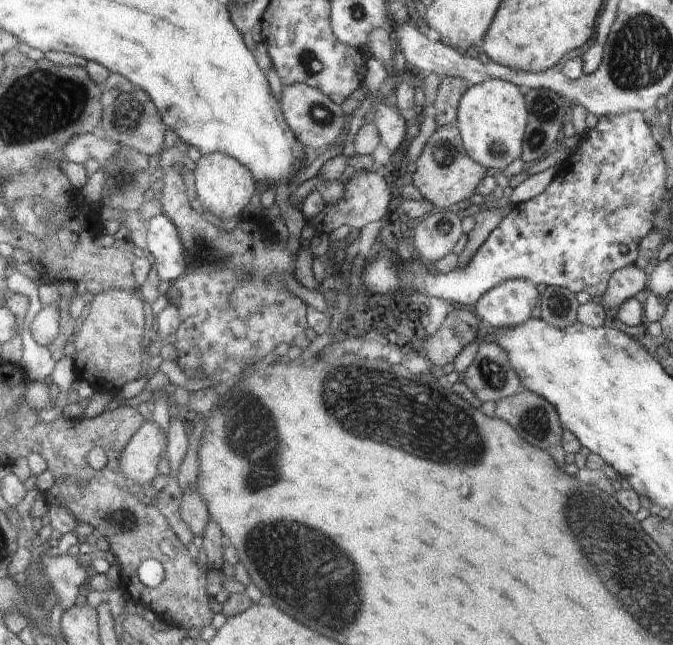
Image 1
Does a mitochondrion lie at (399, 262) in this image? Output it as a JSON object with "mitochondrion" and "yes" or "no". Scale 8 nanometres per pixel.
{"mitochondrion":"no"}

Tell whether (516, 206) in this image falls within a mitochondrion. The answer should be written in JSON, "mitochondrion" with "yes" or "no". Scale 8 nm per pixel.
{"mitochondrion":"no"}

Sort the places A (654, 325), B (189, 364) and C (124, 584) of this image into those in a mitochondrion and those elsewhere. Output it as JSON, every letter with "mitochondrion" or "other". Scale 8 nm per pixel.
{"A":"other","B":"other","C":"other"}

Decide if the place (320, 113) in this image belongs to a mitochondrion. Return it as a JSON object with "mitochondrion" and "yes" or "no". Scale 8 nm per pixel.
{"mitochondrion":"yes"}

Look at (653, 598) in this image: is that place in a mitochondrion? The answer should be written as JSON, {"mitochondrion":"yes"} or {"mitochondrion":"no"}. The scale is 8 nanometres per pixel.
{"mitochondrion":"yes"}

